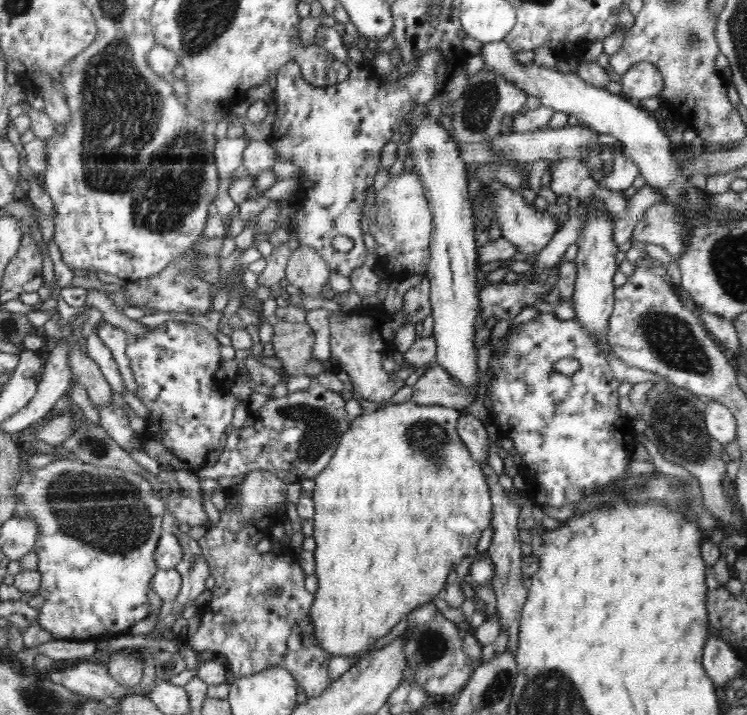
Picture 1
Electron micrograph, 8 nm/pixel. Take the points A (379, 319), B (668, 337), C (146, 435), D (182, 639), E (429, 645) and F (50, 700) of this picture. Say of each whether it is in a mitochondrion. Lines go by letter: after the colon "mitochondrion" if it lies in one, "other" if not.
A: other
B: mitochondrion
C: other
D: other
E: mitochondrion
F: mitochondrion

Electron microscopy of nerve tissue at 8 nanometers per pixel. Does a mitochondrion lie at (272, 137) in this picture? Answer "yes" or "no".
no

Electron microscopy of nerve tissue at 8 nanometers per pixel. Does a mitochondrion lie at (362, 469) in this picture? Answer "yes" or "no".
no

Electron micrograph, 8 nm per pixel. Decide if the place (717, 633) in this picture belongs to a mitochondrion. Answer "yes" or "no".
no

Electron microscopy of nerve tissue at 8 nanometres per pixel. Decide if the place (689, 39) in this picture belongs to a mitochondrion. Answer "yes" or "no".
yes

